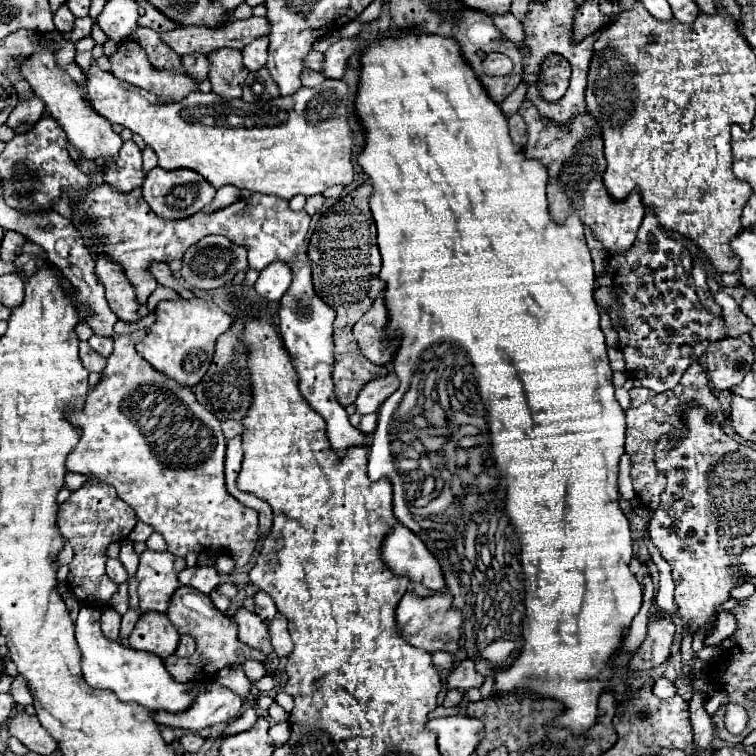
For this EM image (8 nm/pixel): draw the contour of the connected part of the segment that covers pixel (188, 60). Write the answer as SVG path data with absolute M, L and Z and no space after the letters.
M184 56L182 64L186 66L186 72L198 80L204 80L208 74L208 60L204 56Z

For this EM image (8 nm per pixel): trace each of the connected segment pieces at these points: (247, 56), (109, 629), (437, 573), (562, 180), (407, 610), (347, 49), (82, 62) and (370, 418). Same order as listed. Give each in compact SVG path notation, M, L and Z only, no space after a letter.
M258 38L252 44L248 44L244 50L244 66L248 70L258 70L266 64L268 58L268 38Z
M106 608L102 612L102 618L100 618L100 626L102 626L102 632L108 640L118 640L118 630L120 630L120 614L114 610L114 608Z
M396 522L382 540L382 562L398 576L406 576L412 584L424 584L432 592L444 588L440 564L434 560L424 542L406 526Z
M522 102L518 114L526 122L528 144L524 146L524 156L528 160L540 160L548 168L548 212L556 224L564 224L568 214L578 214L584 226L588 226L594 236L604 244L608 254L622 254L630 250L636 240L636 232L642 224L646 208L642 206L640 194L634 192L626 200L616 202L608 196L602 174L606 168L602 134L596 120L590 114L578 116L570 130L556 128L550 120L542 118L530 102Z
M440 592L440 594L432 594L428 598L420 598L420 596L412 596L406 594L398 608L396 608L396 630L400 632L400 636L410 642L412 646L418 646L422 650L428 652L436 652L436 650L444 650L454 654L458 650L458 640L460 640L460 626L462 626L462 614L450 608L452 596L448 592Z
M352 36L352 38L346 38L346 40L338 40L334 43L334 46L330 46L324 56L326 56L326 66L322 68L324 76L326 78L336 78L340 80L346 72L346 66L348 66L348 60L350 56L360 50L362 46L362 38L360 36Z
M90 36L76 42L76 64L78 64L82 70L90 68L90 64L94 62L94 58L92 58L92 48L94 48L94 40L92 40Z
M352 414L350 416L350 422L352 422L352 426L356 426L360 432L364 432L364 434L372 434L374 432L374 428L376 428L376 414Z

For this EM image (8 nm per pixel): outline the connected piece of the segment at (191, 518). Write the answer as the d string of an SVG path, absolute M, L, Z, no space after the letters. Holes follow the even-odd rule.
M146 330L134 334L120 334L114 338L114 352L102 370L102 380L88 392L82 412L74 412L68 418L82 430L78 446L66 460L66 470L86 476L88 482L104 482L116 488L118 498L136 510L138 520L150 524L154 532L160 532L166 540L166 548L174 556L186 552L204 552L208 548L226 548L236 566L248 564L258 536L258 514L238 500L230 498L224 486L224 454L226 438L220 430L220 420L202 408L190 388L182 388L178 382L156 372L134 348L138 340L146 336ZM144 386L156 386L158 392L138 392Z

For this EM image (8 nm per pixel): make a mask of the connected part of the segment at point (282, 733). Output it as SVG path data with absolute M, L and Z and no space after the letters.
M282 722L282 724L274 724L270 728L270 738L276 742L276 744L284 744L288 742L288 736L290 736L290 728L288 728L288 722Z

